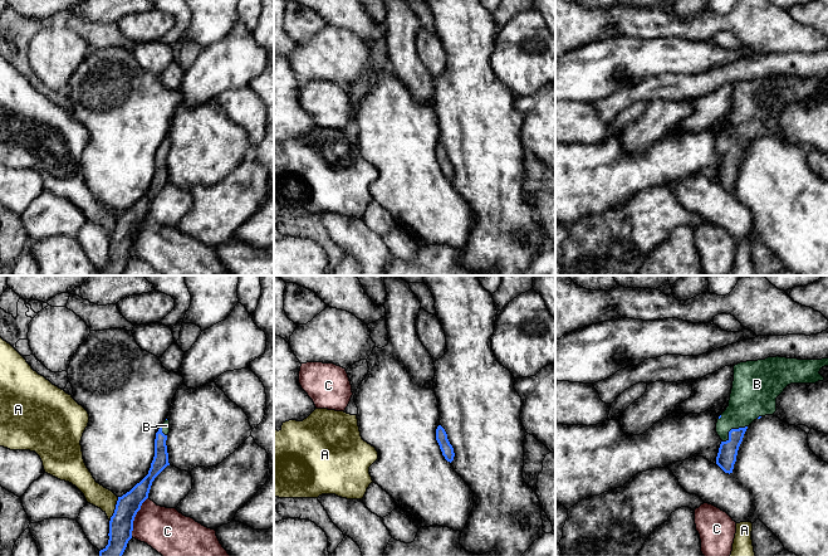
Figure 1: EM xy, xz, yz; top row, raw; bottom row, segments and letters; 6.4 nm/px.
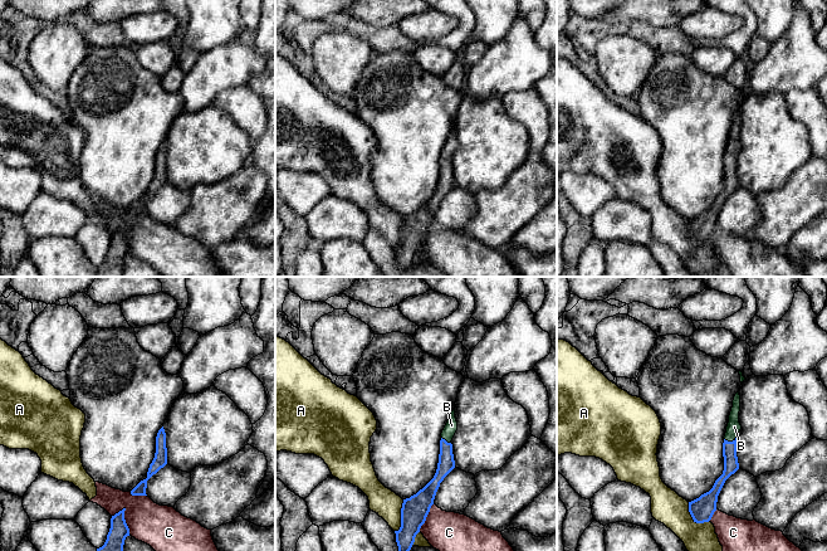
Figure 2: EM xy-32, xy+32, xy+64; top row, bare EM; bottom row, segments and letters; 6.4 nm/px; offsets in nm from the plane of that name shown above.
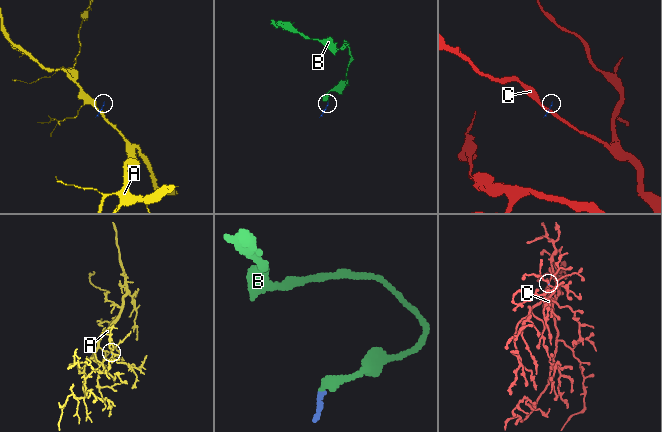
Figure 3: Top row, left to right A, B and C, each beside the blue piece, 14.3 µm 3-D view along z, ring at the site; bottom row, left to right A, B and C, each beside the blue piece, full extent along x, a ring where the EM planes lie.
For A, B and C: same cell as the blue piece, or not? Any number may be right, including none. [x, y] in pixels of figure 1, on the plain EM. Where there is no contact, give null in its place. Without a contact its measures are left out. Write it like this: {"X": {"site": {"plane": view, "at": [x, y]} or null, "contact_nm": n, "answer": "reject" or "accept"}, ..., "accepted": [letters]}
{"A": {"site": {"plane": "xy", "at": [114, 228]}, "contact_nm": 170, "answer": "reject"}, "B": {"site": {"plane": "yz", "at": [731, 147]}, "contact_nm": 190, "answer": "accept"}, "C": {"site": {"plane": "xy", "at": [135, 234]}, "contact_nm": 280, "answer": "reject"}, "accepted": ["B"]}

